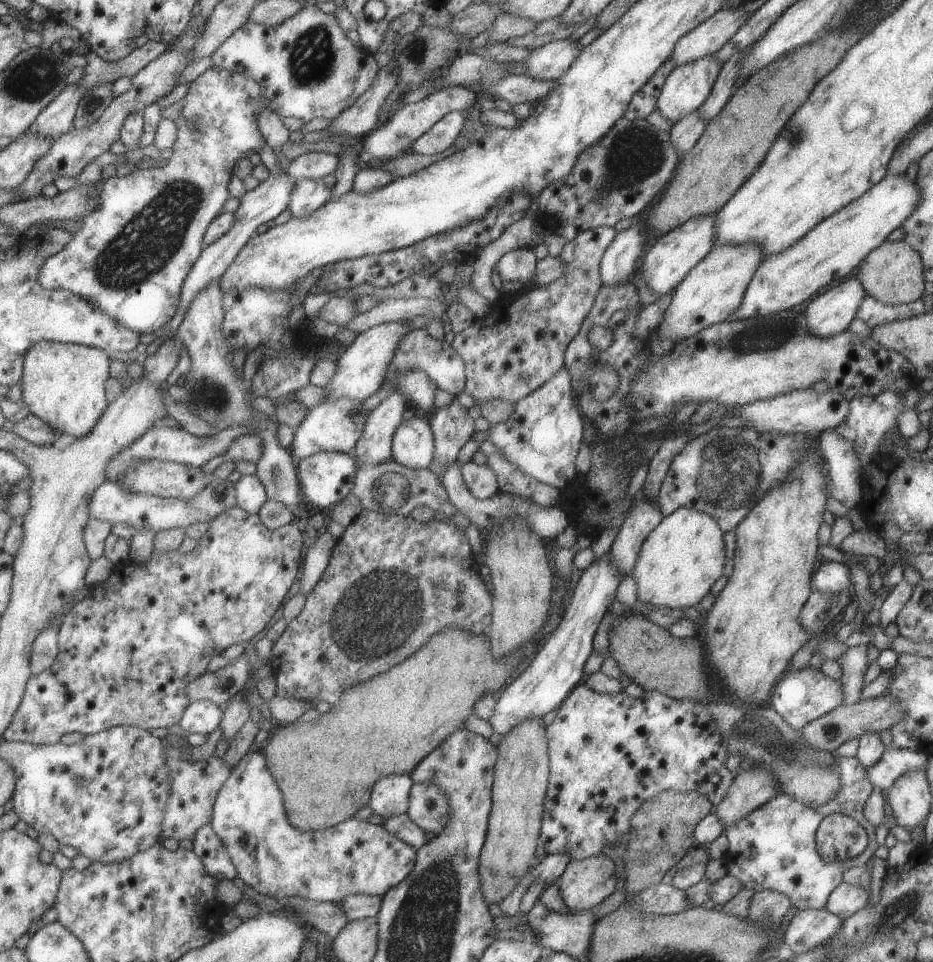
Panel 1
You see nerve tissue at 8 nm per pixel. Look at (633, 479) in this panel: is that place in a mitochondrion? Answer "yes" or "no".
no

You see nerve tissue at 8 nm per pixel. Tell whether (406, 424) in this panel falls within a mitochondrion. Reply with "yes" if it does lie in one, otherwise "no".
no

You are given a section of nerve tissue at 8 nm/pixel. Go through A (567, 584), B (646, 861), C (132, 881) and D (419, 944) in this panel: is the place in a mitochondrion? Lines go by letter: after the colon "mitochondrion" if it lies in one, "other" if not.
A: other
B: mitochondrion
C: other
D: mitochondrion

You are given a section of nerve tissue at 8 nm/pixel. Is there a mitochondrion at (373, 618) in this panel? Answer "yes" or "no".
yes

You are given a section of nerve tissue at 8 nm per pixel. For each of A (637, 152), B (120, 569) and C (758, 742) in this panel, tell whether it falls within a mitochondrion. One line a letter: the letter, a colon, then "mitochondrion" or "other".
A: mitochondrion
B: other
C: mitochondrion

